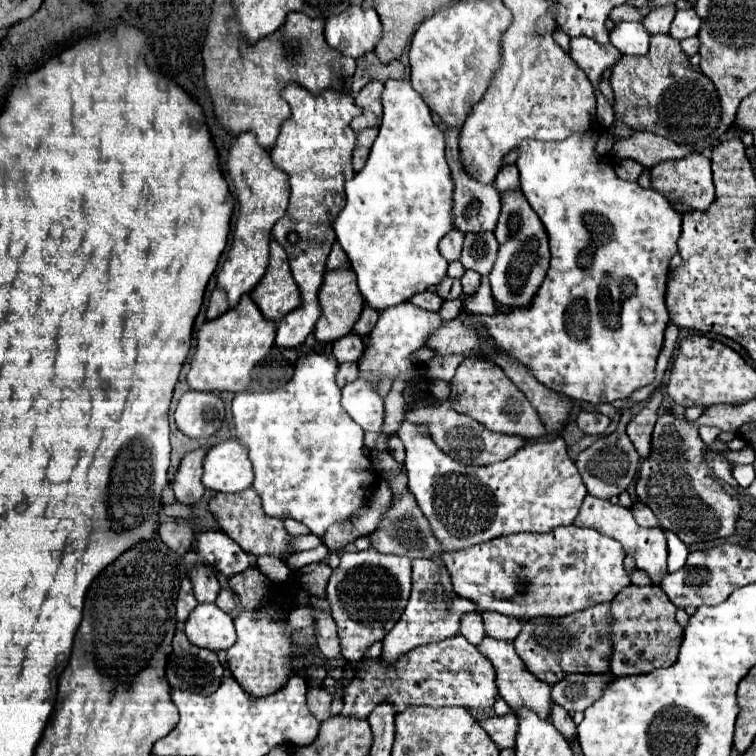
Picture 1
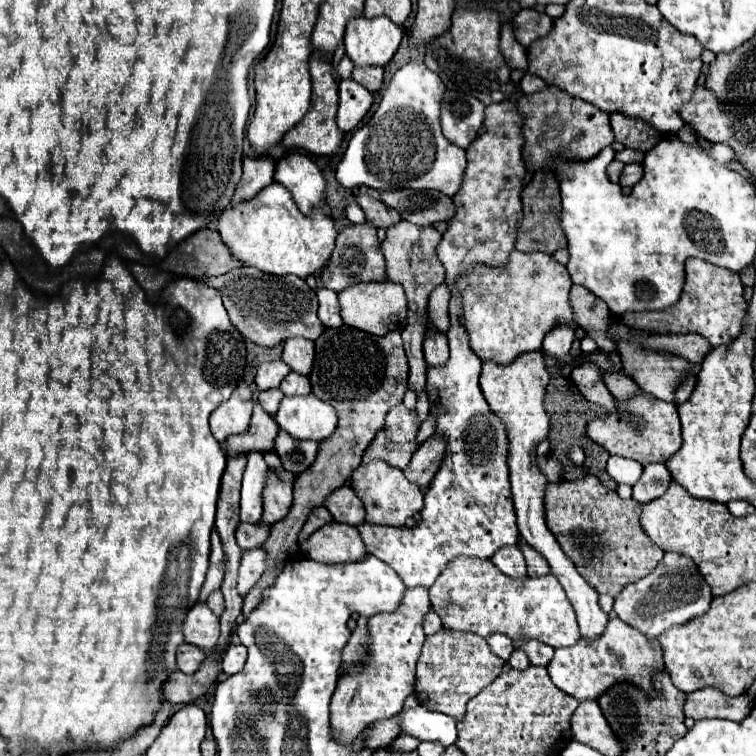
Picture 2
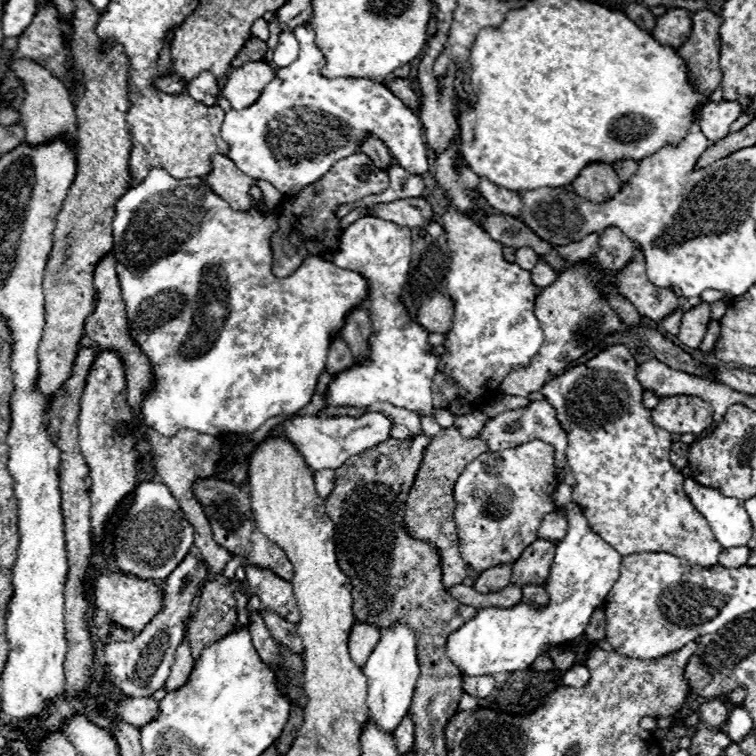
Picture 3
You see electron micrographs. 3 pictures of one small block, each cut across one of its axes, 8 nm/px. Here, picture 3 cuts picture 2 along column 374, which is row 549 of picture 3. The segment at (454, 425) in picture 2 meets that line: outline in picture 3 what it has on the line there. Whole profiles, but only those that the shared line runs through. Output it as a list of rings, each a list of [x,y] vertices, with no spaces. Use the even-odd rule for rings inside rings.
[[[534,540],[522,556],[514,562],[512,566],[512,584],[518,584],[520,588],[526,584],[536,584],[536,586],[546,586],[550,566],[556,556],[556,546],[558,542],[550,540]]]

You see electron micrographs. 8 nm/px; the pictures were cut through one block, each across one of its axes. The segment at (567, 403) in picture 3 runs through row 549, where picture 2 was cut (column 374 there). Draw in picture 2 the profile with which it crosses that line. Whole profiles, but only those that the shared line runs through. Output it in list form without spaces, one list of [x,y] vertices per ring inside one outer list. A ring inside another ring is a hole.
[[[406,588],[402,602],[392,612],[380,612],[368,618],[368,652],[358,666],[346,668],[330,702],[330,724],[334,738],[348,744],[360,730],[376,720],[392,718],[402,710],[408,694],[414,692],[414,670],[426,640],[422,620],[432,608],[428,588]]]

